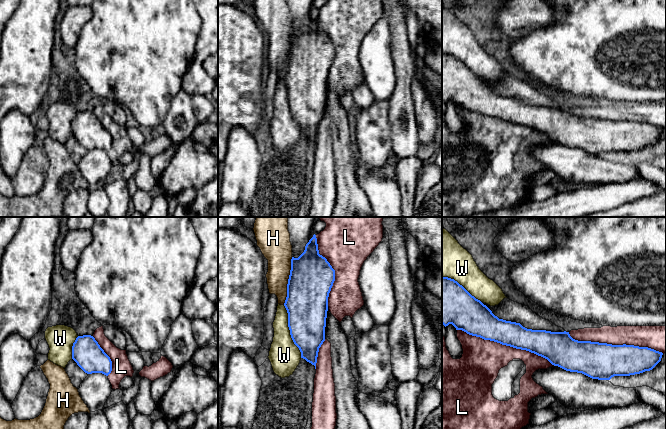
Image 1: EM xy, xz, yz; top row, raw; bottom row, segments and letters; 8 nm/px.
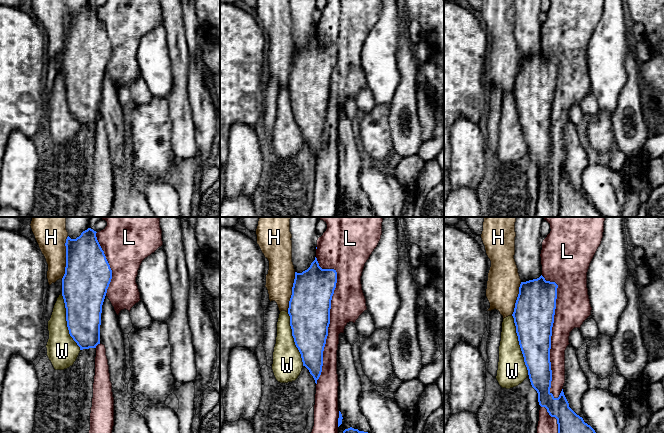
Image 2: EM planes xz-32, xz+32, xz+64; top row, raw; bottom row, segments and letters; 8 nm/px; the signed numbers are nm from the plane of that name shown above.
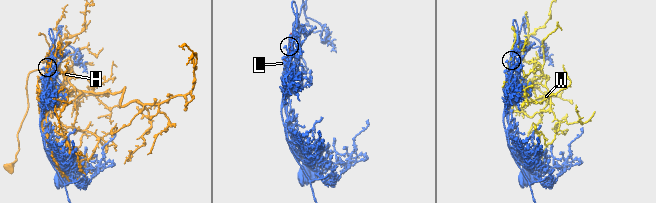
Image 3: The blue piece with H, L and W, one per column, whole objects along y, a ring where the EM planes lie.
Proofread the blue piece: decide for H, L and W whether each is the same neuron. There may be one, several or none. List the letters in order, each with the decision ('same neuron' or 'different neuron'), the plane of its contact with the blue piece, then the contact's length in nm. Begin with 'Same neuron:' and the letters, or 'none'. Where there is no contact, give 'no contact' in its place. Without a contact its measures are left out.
Same neuron: none
H: different neuron; contact in xz; length 400 nm
L: different neuron; contact in yz; length 850 nm
W: different neuron; contact in xz; length 440 nm

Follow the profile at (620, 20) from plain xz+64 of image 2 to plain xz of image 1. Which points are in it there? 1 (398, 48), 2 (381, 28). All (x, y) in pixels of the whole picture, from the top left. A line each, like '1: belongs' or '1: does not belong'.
1: does not belong
2: belongs

